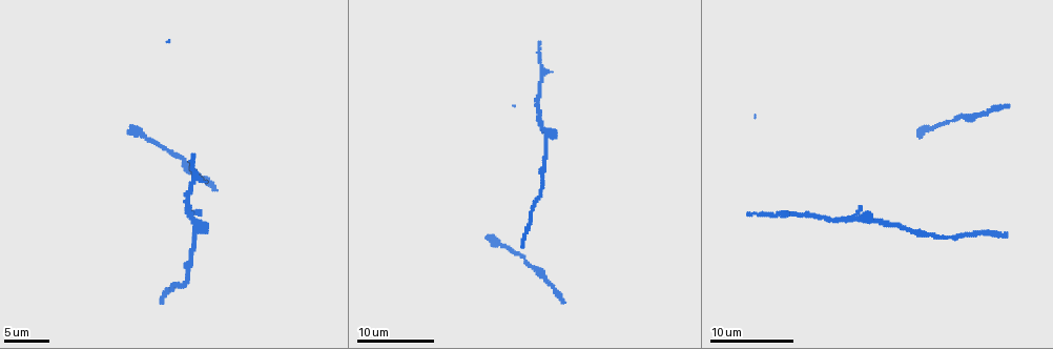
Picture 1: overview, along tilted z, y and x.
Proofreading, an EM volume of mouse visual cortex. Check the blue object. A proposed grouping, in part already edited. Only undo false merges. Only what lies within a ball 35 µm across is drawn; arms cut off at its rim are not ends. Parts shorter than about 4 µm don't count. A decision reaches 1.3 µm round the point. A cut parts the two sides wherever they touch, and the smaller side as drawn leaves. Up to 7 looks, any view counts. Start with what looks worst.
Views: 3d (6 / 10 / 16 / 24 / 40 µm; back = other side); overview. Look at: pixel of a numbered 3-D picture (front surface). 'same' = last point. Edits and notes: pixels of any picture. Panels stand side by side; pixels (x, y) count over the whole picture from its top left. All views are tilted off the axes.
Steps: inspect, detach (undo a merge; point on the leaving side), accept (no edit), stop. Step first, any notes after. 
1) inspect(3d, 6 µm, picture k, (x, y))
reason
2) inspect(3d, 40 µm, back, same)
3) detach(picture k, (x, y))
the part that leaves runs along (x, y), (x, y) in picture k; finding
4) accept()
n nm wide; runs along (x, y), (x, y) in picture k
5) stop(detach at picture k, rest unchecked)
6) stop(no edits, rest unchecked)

inspect(3d, 16 µm, picture 1, (539, 271))

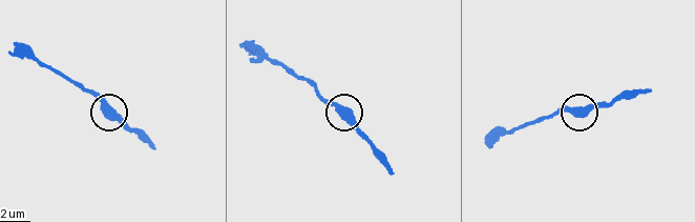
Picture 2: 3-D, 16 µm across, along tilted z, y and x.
inspect(3d, 16 µm, back, picture 2, (113, 111))

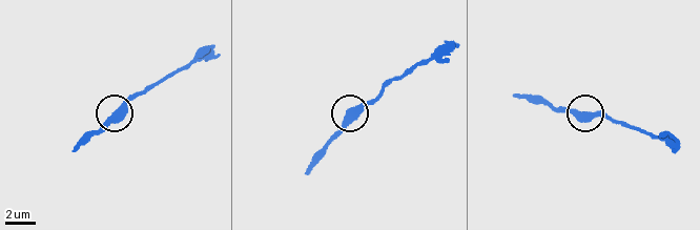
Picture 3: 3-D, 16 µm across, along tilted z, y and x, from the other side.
accept()
all the same neuron

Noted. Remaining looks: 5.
inspect(3d, 10 µm, picture 1, (857, 219))
side arm on a straight run

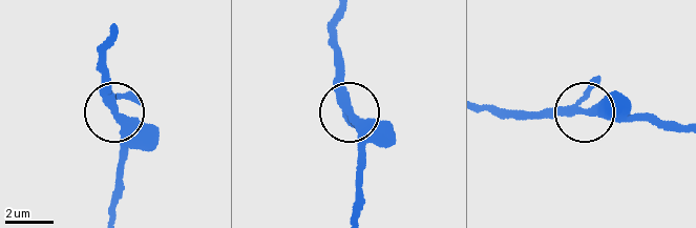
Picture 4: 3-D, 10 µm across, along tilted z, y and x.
inspect(3d, 10 µm, back, picture 4, (348, 111))

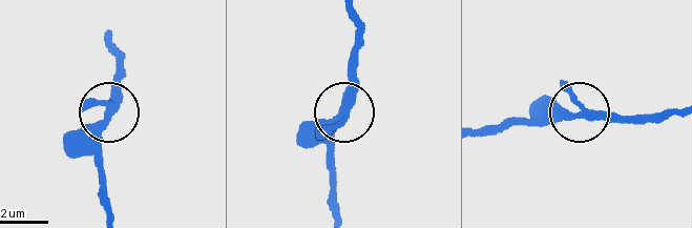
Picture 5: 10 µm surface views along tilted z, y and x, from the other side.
accept()
3 arms; runs along (339, 212), (334, 200), (334, 119), (353, 43) in picture 5; one neuron here

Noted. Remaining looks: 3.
inspect(3d, 10 µm, picture 1, (191, 182))
sudden change in width

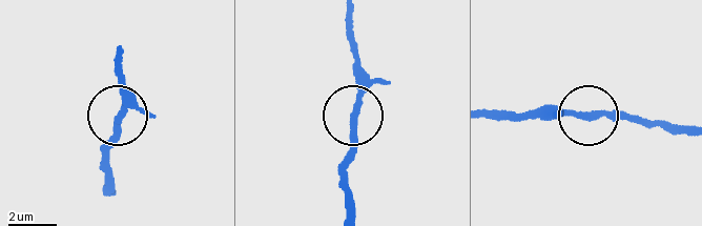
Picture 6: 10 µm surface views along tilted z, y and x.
accept()
runs along (349, 214), (355, 65) in picture 6; all the same neuron

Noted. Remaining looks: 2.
inspect(3d, 16 µm, picture 1, (501, 244))
sudden change in width

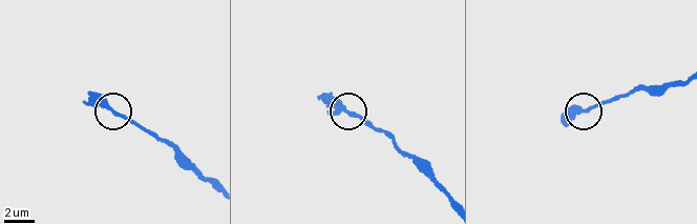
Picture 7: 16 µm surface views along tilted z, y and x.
accept()
all the same neuron

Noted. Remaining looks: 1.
stop(no edits, rest unchecked)

